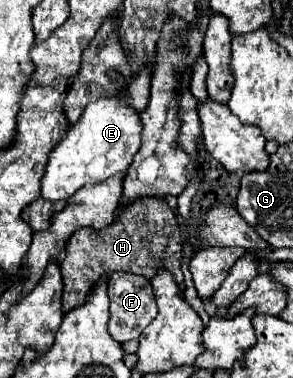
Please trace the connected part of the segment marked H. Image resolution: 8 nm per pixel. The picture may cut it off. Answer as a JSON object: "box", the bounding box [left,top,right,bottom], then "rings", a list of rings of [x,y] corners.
{"box":[61,197,185,313],"rings":[[[141,197],[135,199],[129,207],[121,207],[117,219],[101,229],[79,229],[69,239],[69,245],[65,249],[65,259],[61,263],[63,273],[63,313],[69,309],[75,309],[83,305],[89,291],[101,281],[101,277],[107,277],[115,271],[125,273],[139,273],[145,277],[155,275],[157,267],[163,267],[171,271],[181,291],[185,291],[183,285],[183,273],[181,273],[181,229],[179,223],[167,205],[165,199],[157,197]]]}

